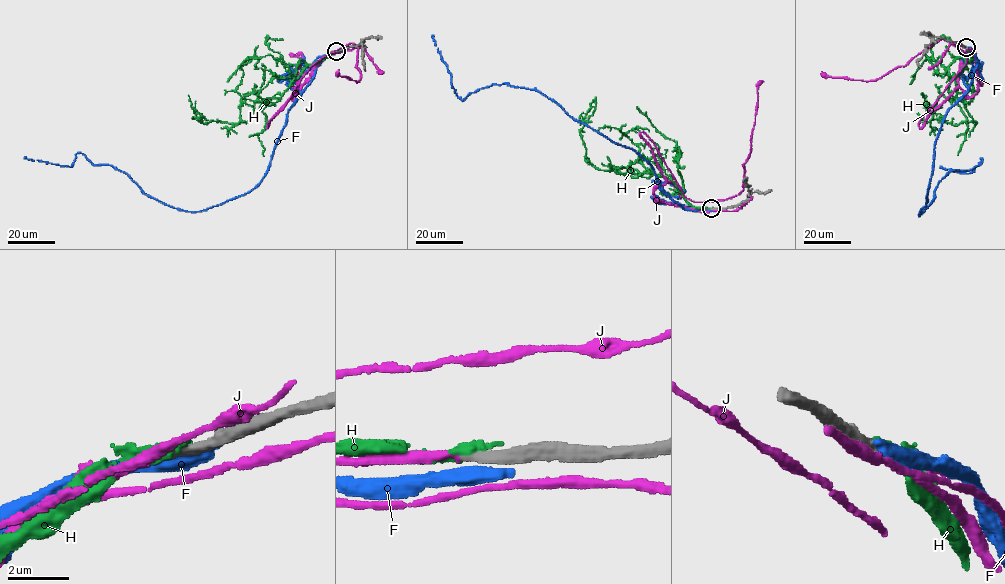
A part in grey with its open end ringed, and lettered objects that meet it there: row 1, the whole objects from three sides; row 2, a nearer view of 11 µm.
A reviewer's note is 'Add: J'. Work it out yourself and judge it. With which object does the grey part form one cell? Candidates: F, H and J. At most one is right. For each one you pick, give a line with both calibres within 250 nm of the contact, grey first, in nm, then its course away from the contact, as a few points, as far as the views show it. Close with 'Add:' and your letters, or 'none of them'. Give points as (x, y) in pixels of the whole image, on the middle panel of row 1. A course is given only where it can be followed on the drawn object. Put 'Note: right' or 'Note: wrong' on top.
Note: right
J: 320 nm thick on the grey side, 160 nm on the other; it runs (711, 208), (655, 197), (666, 179), (640, 134), (685, 196), (700, 202), (736, 196), (743, 188), (763, 80)
Add: J

